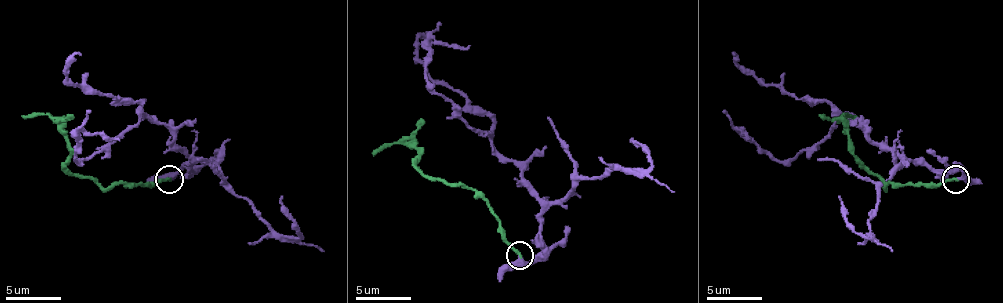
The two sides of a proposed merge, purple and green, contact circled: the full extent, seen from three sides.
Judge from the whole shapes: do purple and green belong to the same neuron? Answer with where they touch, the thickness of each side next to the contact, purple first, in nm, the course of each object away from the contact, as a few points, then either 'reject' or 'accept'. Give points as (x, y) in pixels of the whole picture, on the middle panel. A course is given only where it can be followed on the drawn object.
place (520, 255); calibres 360 and 200 nm; course purple (519, 256), (530, 261), (541, 250), (541, 200), (522, 167), (425, 74), (433, 43), (469, 46); course green (519, 256), (502, 236), (494, 212), (472, 189), (450, 187), (419, 170), (417, 148), (386, 143), (373, 156); accept

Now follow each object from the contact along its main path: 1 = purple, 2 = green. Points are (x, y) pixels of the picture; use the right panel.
1: (956, 180), (962, 169), (901, 160), (846, 114), (788, 160), (744, 136), (746, 141)
2: (956, 180), (890, 183), (887, 188), (851, 152), (843, 114), (857, 116)

